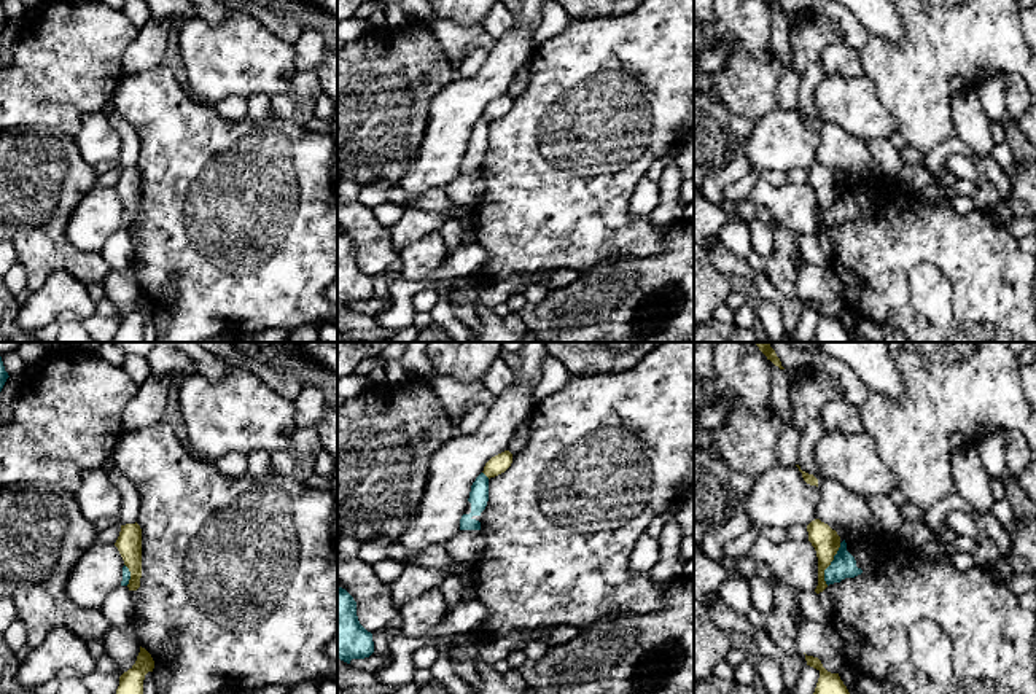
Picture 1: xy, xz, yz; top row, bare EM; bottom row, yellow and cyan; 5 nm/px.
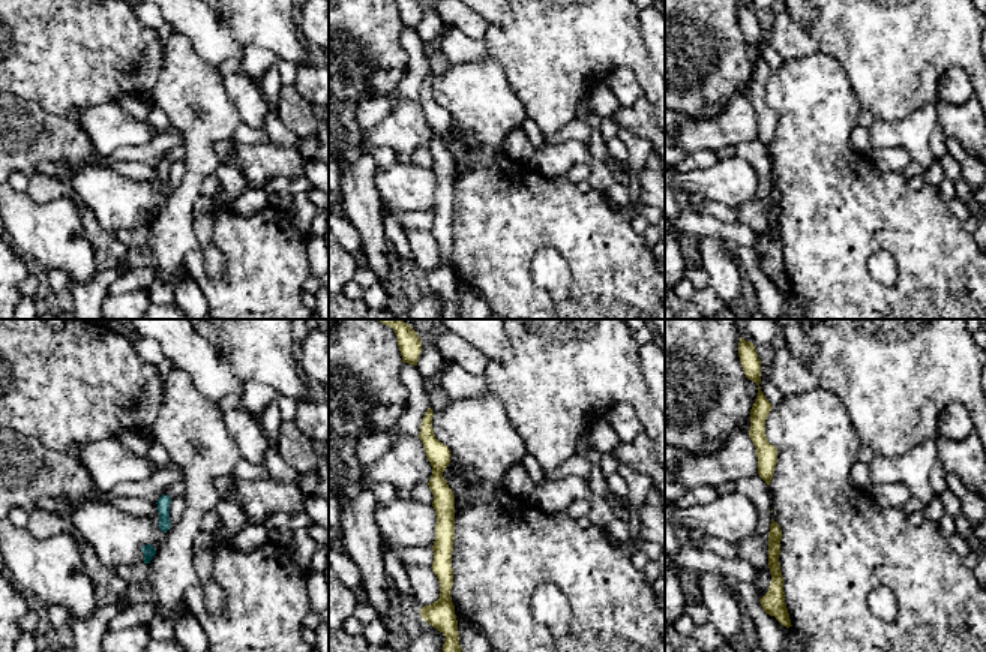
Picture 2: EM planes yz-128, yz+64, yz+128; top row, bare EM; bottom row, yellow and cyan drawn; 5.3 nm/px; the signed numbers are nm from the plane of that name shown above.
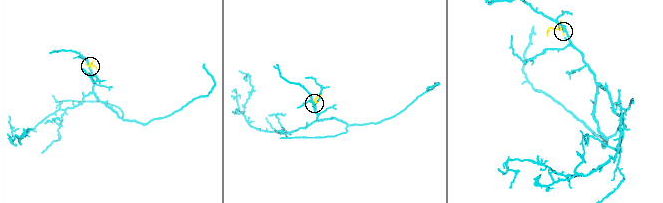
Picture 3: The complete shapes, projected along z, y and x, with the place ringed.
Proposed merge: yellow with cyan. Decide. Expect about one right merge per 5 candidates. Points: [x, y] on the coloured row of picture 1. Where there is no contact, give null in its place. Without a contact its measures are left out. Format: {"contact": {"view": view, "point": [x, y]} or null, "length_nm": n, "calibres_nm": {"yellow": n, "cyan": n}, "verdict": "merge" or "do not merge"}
{"contact": {"view": "yz", "point": [829, 564]}, "length_nm": 220, "calibres_nm": {"yellow": 140, "cyan": 130}, "verdict": "do not merge"}

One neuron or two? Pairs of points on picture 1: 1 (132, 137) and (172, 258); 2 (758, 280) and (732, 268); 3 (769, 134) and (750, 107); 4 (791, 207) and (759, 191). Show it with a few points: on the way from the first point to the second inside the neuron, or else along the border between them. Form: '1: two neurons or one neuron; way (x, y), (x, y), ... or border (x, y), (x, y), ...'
1: two neurons; border (126, 121), (139, 136), (140, 156), (137, 164)
2: one neuron; way (751, 277), (739, 268)
3: two neurons; border (780, 107), (767, 112), (755, 124)
4: one neuron; way (783, 202), (767, 196)

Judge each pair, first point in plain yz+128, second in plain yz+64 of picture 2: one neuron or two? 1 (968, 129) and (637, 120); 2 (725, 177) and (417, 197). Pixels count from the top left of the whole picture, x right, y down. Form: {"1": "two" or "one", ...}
{"1": "one", "2": "one"}

